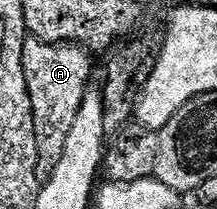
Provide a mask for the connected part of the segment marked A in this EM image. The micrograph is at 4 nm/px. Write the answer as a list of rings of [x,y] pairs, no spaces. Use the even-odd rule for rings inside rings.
[[[28,37],[23,49],[26,86],[33,104],[34,135],[37,141],[37,176],[40,183],[51,179],[60,158],[65,156],[65,140],[77,120],[79,105],[89,89],[91,58],[84,47],[74,44],[52,44]]]

